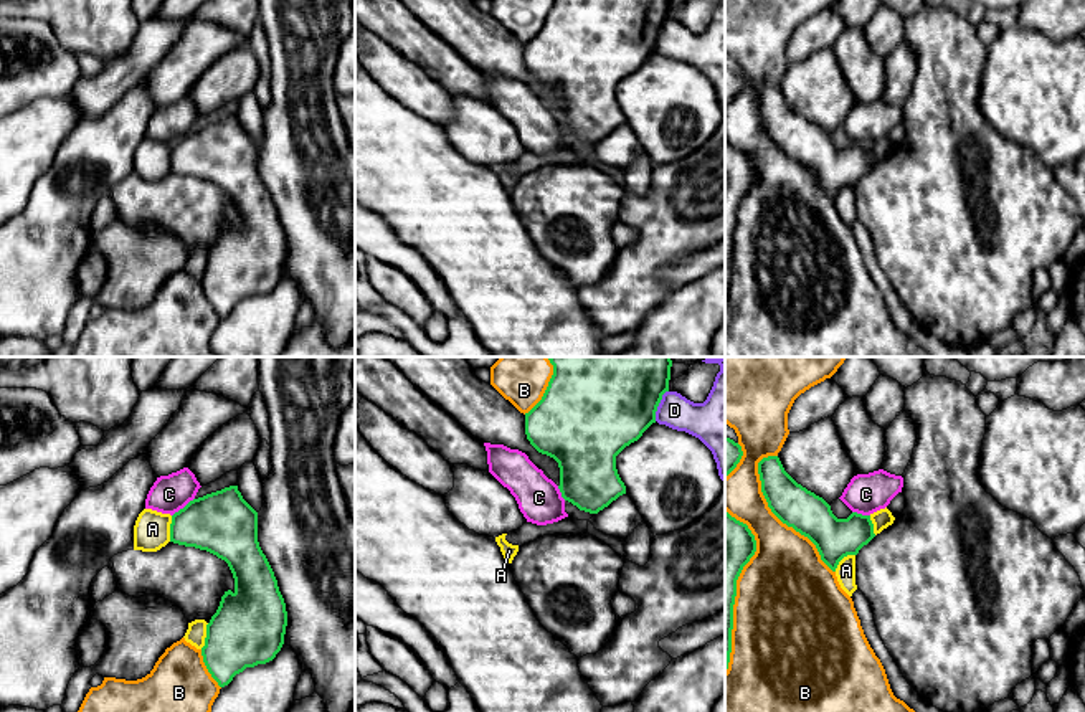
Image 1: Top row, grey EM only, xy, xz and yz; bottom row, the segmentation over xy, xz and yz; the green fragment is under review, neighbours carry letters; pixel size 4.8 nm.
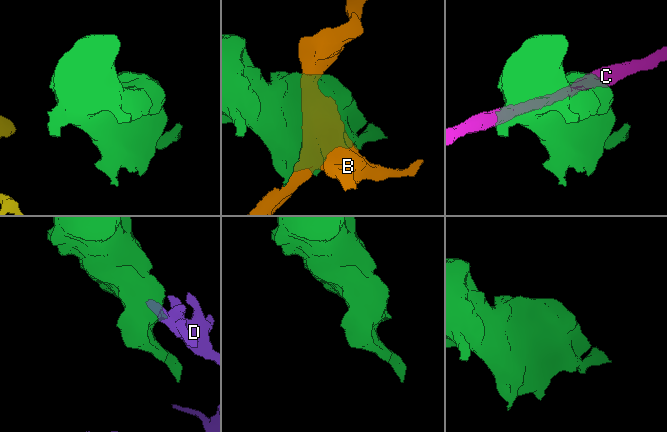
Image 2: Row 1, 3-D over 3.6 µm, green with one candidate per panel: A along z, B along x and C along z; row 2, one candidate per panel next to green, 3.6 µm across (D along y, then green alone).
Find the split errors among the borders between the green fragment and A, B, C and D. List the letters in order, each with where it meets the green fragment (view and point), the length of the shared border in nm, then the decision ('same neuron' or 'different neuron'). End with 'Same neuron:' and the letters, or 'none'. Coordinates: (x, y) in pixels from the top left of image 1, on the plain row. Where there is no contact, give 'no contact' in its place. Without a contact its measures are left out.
A: contact xy (170, 159); length 130 nm; different neuron
B: contact yz (780, 149); length 650 nm; different neuron
C: contact xy (184, 137); length 140 nm; different neuron
D: contact xz (658, 35); length 170 nm; different neuron
Same neuron: none

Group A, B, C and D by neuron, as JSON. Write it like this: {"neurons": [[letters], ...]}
{"neurons": [["A"], ["B"], ["C"], ["D"]]}

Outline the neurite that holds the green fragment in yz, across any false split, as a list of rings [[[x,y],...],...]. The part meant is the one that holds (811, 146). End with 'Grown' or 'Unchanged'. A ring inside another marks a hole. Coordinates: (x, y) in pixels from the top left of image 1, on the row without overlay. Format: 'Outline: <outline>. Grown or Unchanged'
Outline: [[[778,86],[763,88],[758,93],[758,104],[771,142],[808,167],[832,202],[844,187],[857,185],[875,167],[870,145],[852,142],[847,149],[837,149],[822,127],[784,101]]]. Unchanged

